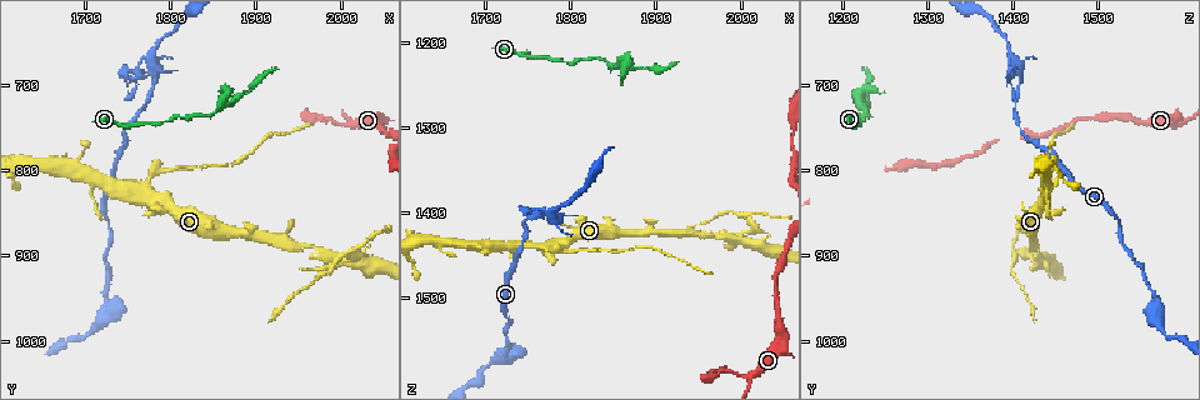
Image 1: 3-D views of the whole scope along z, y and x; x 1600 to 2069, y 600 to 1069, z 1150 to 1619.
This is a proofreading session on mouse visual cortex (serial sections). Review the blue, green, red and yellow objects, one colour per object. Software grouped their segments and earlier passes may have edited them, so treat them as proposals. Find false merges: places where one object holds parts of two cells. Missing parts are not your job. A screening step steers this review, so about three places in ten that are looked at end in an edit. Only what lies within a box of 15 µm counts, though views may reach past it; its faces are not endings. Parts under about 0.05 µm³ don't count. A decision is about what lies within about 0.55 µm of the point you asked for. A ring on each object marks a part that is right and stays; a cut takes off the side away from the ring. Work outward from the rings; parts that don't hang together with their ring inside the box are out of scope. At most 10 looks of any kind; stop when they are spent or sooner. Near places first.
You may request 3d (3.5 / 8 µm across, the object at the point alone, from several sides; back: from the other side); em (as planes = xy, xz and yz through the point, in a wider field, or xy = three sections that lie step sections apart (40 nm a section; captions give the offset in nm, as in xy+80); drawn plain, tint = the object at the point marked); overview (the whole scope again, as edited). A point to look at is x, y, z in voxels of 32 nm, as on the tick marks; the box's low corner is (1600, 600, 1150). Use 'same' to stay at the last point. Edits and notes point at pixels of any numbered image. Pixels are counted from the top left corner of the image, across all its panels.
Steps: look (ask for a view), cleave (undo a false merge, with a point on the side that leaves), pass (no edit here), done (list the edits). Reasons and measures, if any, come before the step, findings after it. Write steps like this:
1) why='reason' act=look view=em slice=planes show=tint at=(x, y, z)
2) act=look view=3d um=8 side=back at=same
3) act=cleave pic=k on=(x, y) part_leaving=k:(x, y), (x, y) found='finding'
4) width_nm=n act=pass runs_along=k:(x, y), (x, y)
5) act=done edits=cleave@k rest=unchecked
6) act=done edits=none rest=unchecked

why='narrows sharply' act=look view=3d um=3.5 at=(1785, 680, 1410)

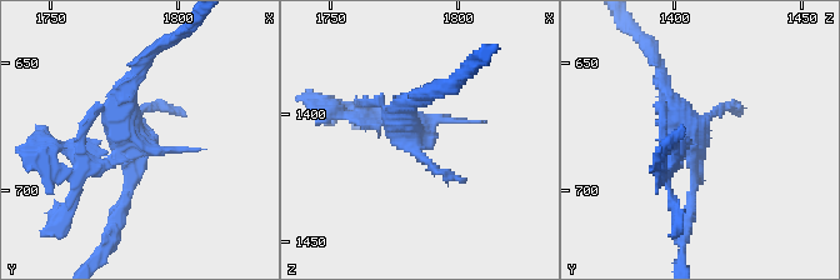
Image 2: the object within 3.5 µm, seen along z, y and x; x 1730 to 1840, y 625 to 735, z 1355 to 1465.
why='need the tissue' act=look view=em slice=planes show=plain at=(1781, 678, 1408)

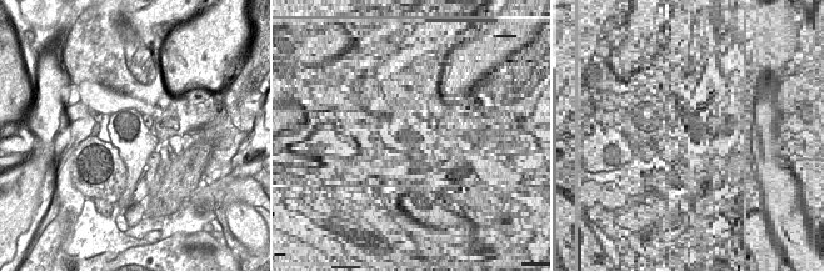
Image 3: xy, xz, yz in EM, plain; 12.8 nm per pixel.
why='where the object lies' act=look view=em slice=planes show=tint at=same

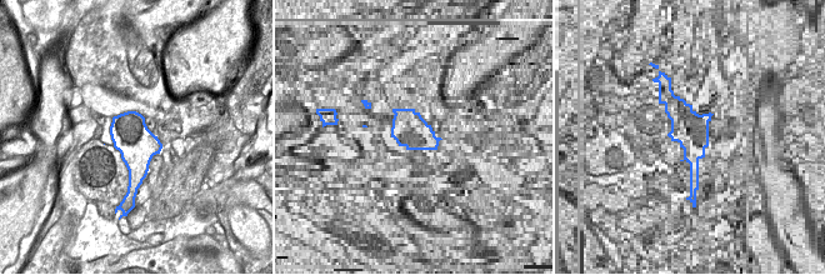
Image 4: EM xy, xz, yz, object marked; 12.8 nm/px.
act=cleave pic=2 on=(74, 153) found='two cells meet here'

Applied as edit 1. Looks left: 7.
why='see it whole again' act=look view=overview

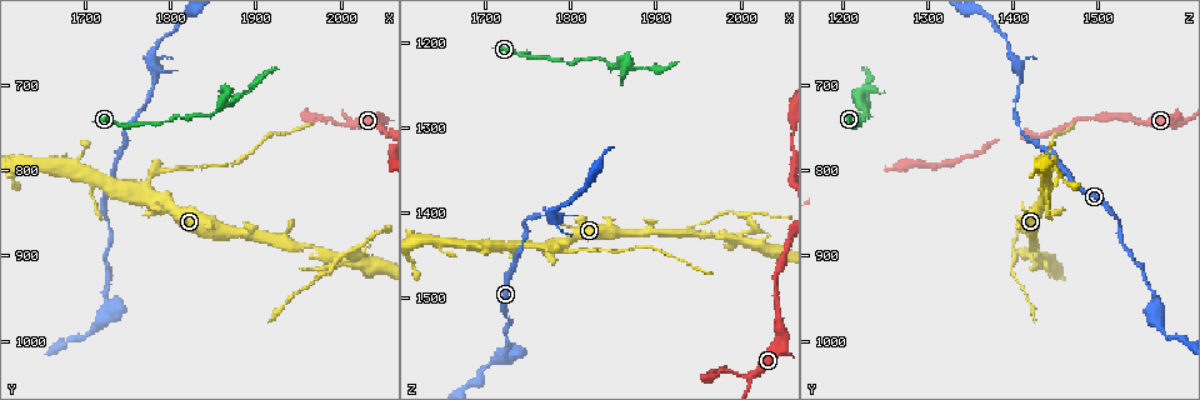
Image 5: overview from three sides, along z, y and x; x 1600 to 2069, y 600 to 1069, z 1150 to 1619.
why='thick turns thin' act=look view=3d um=3.5 at=(1780, 810, 1445)

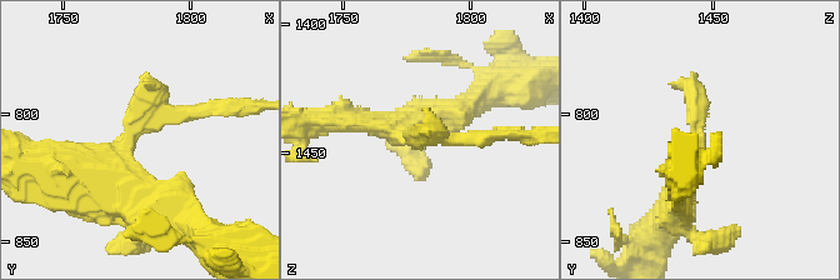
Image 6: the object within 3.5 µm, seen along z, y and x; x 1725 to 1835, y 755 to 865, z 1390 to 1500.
why='need the tissue' act=look view=em slice=xy step=3 show=tint at=(1777, 807, 1443)

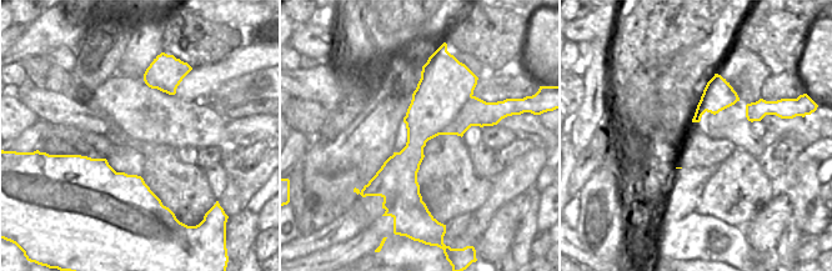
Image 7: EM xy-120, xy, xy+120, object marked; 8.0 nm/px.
act=look view=em slice=planes show=tint at=same

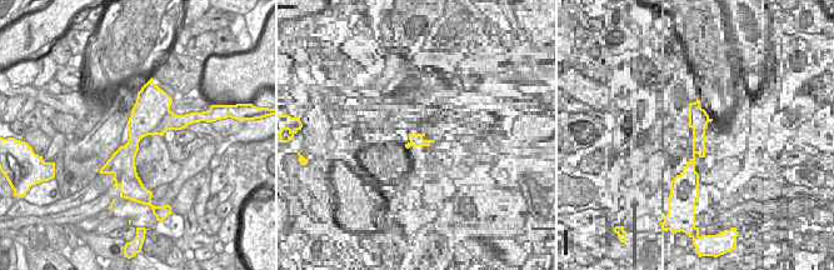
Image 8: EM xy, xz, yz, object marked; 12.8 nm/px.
act=cleave pic=6 on=(211, 109) part_leaving=6:(164, 110), (260, 106) found='a second cell is stuck on'

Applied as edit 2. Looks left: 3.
act=look view=overview

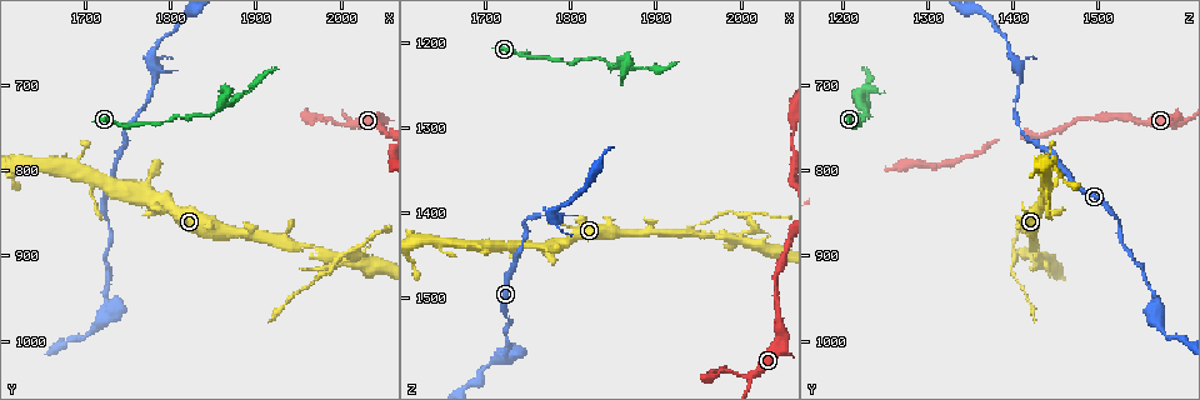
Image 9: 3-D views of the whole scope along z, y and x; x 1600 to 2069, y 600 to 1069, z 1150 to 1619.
why='calibre changes' act=look view=3d um=8 at=(1860, 730, 1225)

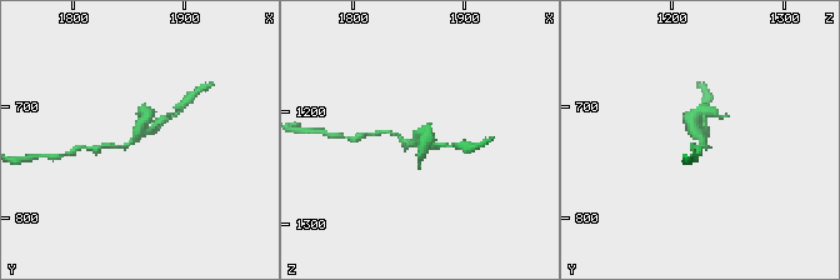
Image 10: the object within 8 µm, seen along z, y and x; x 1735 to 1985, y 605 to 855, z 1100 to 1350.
arms=3 arm_widths_nm=150,150,250 why='shape alone is not enough' act=look view=em slice=planes show=tint at=(1856, 728, 1226)

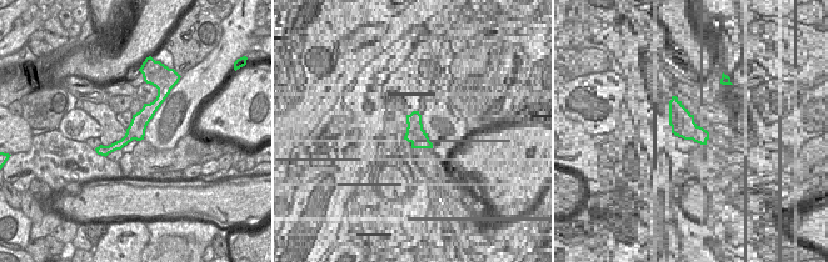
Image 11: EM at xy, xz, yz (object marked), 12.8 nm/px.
act=cleave pic=10 on=(421, 150) found='two cells meet here'

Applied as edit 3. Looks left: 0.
act=done edits=cleave@2,cleave@6,cleave@10 rest=unchecked

